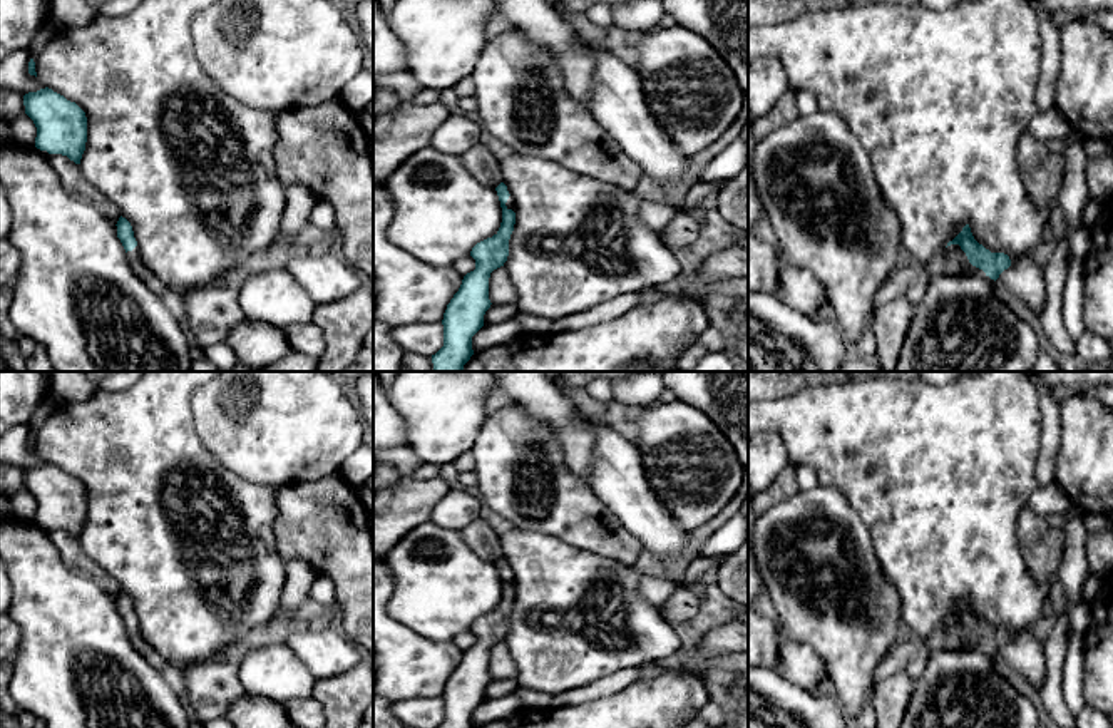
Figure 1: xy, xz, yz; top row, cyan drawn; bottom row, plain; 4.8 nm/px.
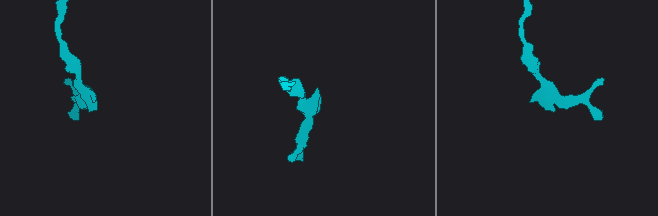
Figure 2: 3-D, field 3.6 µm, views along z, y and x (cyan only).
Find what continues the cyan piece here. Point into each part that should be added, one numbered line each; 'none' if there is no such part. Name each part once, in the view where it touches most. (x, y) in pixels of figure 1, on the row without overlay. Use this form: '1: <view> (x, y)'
1: yz (953, 635)

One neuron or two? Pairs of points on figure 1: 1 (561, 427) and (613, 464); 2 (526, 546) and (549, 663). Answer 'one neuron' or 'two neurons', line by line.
1: two neurons
2: one neuron

